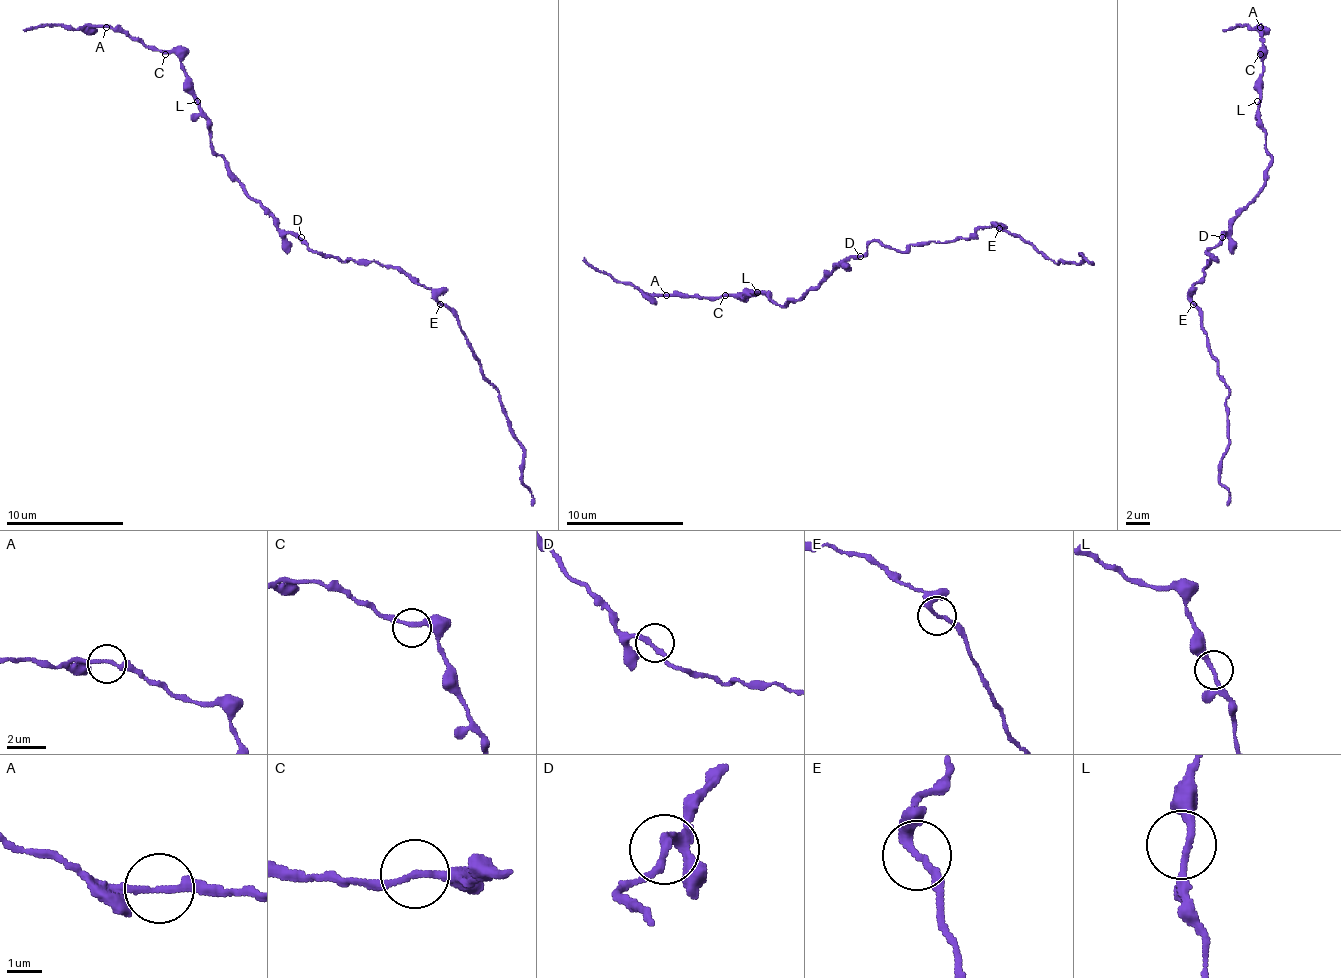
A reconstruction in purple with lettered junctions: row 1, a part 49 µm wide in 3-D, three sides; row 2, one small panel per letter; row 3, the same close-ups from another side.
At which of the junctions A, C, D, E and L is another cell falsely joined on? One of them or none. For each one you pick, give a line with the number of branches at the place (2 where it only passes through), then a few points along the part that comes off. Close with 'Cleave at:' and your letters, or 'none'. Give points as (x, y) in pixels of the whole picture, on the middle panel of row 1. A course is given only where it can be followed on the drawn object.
Cleave at: none

